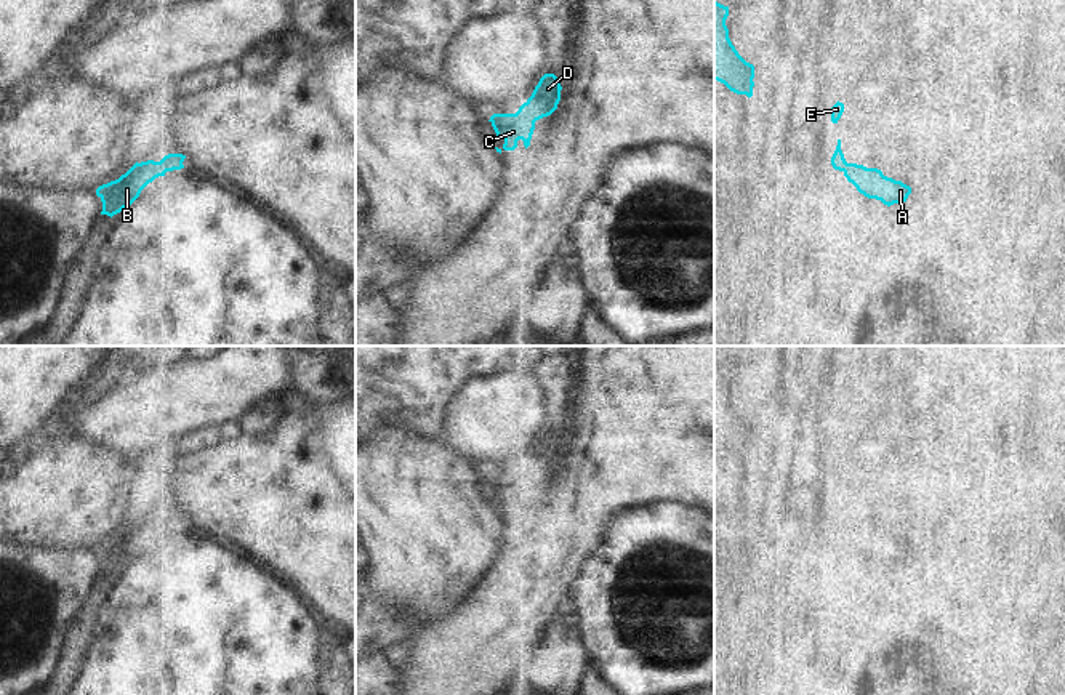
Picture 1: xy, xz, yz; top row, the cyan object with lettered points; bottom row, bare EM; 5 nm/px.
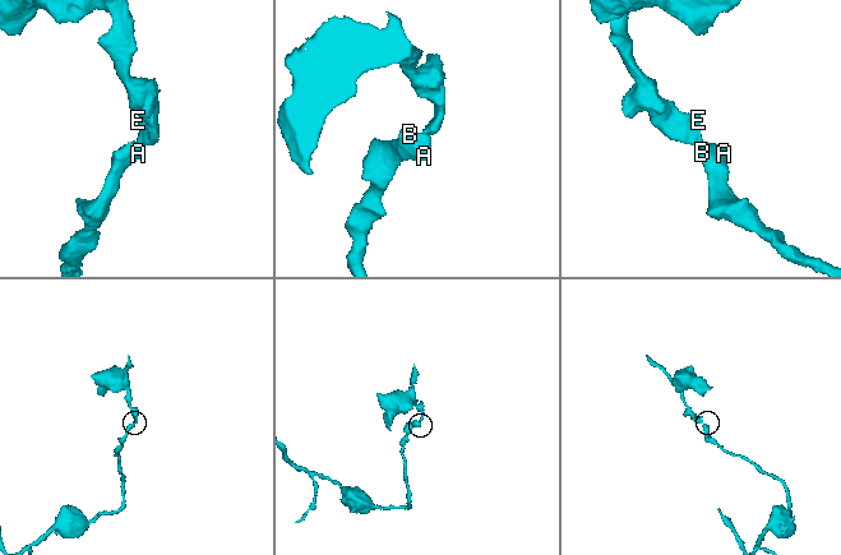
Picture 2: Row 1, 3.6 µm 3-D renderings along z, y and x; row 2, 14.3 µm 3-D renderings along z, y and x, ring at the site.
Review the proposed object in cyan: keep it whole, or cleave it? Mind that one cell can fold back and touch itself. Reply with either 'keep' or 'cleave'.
keep

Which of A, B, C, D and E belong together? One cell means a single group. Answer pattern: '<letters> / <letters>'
A B C D E

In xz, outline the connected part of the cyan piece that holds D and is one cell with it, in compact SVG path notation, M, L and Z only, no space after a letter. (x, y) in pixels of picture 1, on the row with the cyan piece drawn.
M545 74L535 86L532 96L519 107L516 114L493 114L490 123L498 138L504 139L496 152L514 151L522 139L525 149L535 130L535 122L551 115L561 101L561 80L554 74Z

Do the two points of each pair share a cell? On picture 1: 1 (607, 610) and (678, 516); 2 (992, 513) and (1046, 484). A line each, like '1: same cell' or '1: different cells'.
1: same cell
2: different cells

